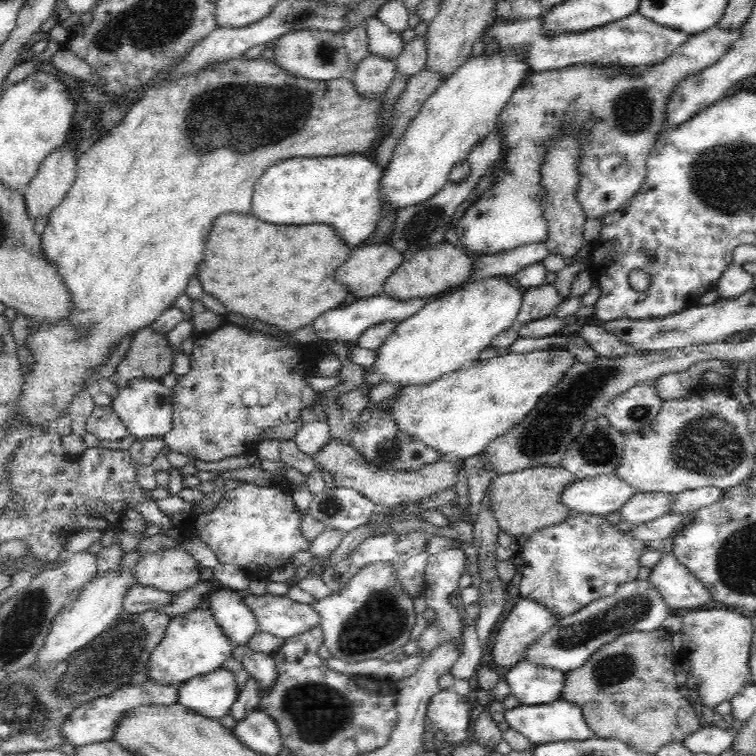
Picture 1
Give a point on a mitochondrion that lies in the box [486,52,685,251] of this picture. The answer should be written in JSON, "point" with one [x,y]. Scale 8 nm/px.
{"point":[632,110]}

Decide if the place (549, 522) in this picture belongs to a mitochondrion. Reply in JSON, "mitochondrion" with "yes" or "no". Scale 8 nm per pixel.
{"mitochondrion":"no"}

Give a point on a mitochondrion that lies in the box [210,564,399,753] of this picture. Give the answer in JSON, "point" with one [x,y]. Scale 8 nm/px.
{"point":[310,709]}

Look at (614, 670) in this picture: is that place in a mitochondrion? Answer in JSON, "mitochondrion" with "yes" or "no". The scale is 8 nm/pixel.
{"mitochondrion":"yes"}

